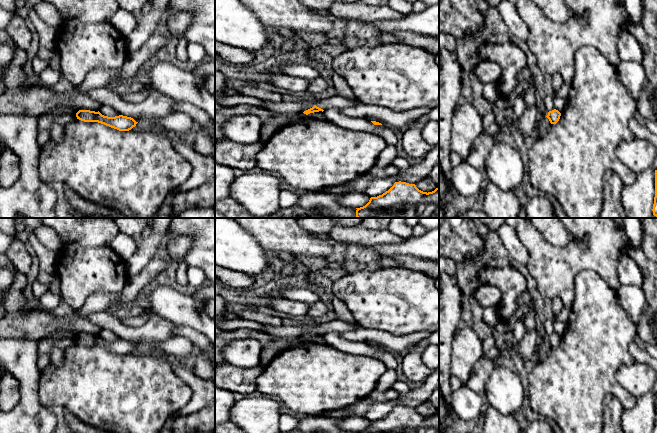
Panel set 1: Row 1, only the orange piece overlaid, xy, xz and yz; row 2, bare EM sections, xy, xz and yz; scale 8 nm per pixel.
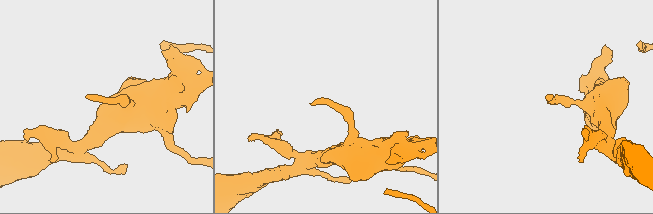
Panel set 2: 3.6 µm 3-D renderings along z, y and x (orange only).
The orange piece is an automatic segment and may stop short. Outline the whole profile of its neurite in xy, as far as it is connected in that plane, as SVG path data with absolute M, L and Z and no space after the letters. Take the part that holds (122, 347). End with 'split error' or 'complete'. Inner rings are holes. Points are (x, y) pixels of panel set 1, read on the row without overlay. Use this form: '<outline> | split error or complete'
M79 334L76 337L76 341L84 346L98 346L119 355L129 355L138 347L131 341L123 339L108 341L102 339L99 335L90 334Z | complete

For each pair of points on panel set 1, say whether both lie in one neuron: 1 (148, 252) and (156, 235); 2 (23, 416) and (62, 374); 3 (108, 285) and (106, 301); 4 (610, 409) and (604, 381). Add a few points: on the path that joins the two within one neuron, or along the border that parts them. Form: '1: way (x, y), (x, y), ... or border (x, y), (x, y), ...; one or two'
1: way (148, 248), (154, 239); one
2: border (40, 374), (38, 397), (49, 409); two
3: border (127, 280), (119, 293), (94, 293), (85, 302); two
4: border (616, 396), (607, 394), (604, 397), (602, 417); two

